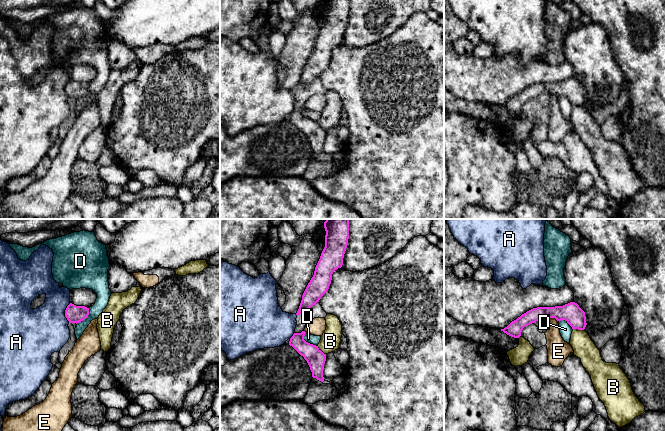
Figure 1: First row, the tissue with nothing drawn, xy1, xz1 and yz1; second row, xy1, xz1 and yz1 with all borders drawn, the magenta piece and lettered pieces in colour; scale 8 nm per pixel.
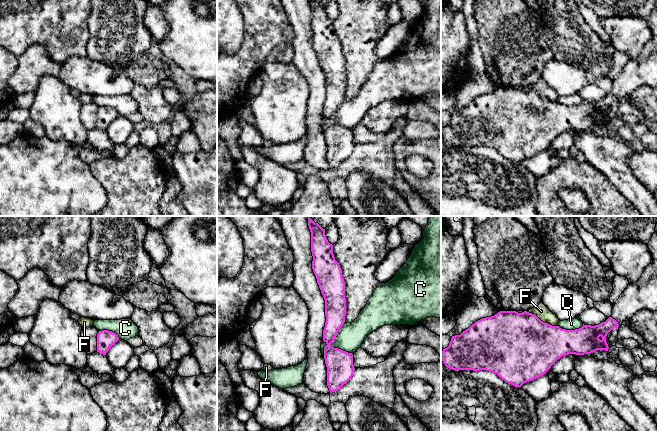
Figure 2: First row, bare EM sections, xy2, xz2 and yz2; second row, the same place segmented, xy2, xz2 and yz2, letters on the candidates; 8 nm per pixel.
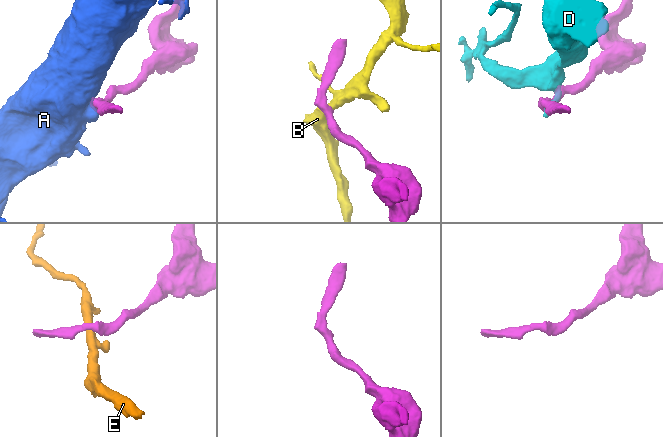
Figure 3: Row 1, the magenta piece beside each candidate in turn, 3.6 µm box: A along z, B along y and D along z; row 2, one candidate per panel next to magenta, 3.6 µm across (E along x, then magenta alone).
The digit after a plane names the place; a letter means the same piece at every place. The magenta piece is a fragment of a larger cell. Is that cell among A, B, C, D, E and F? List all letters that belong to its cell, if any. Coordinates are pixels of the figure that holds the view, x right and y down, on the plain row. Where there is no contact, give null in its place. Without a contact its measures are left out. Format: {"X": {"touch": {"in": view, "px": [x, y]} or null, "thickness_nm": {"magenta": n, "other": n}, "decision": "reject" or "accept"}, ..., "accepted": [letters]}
{"A": {"touch": {"in": "xy1", "px": [65, 89]}, "thickness_nm": {"magenta": 140, "other": 380}, "decision": "reject"}, "B": {"touch": {"in": "xz1", "px": [320, 126]}, "thickness_nm": {"magenta": 150, "other": 160}, "decision": "reject"}, "C": {"touch": {"in": "xz2", "px": [331, 118]}, "thickness_nm": {"magenta": 220, "other": 220}, "decision": "reject"}, "D": {"touch": {"in": "xy1", "px": [85, 94]}, "thickness_nm": {"magenta": 140, "other": 110}, "decision": "reject"}, "E": {"touch": {"in": "yz1", "px": [554, 93]}, "thickness_nm": {"magenta": 160, "other": 160}, "decision": "reject"}, "F": {"touch": {"in": "yz2", "px": [542, 97]}, "thickness_nm": {"magenta": 500, "other": 110}, "decision": "reject"}, "accepted": []}

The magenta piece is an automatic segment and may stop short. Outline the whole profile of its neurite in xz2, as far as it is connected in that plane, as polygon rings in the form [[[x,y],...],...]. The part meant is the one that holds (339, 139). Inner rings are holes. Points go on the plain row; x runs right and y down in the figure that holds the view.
[[[308,0],[308,2],[311,8],[311,28],[313,32],[312,45],[325,76],[326,98],[323,106],[323,117],[327,121],[324,123],[324,135],[327,143],[327,162],[330,169],[332,169],[336,168],[346,160],[351,155],[355,147],[353,141],[353,130],[334,124],[331,121],[338,110],[339,105],[345,98],[345,57],[342,51],[342,45],[339,39],[335,36],[333,21],[330,20],[326,14],[325,5],[323,5],[319,0]]]

